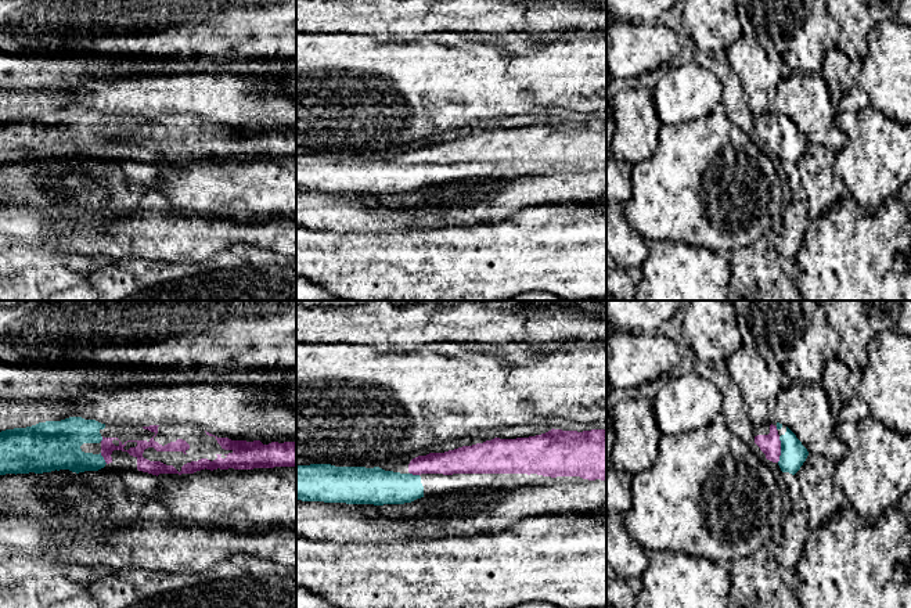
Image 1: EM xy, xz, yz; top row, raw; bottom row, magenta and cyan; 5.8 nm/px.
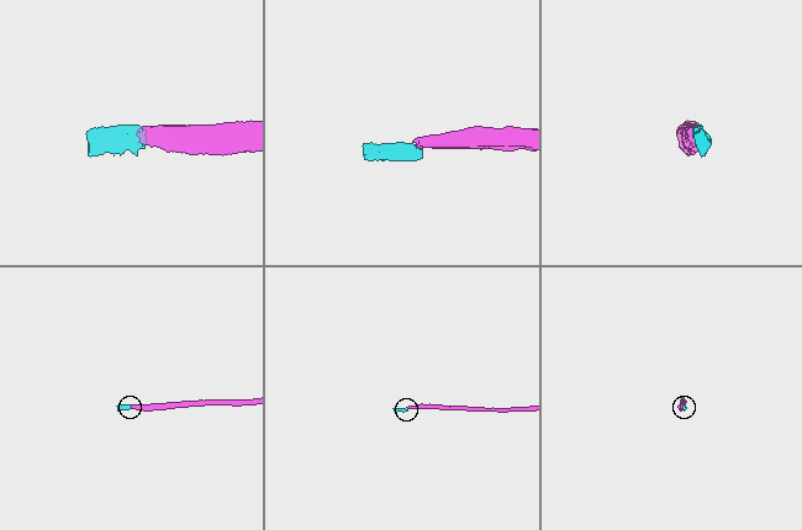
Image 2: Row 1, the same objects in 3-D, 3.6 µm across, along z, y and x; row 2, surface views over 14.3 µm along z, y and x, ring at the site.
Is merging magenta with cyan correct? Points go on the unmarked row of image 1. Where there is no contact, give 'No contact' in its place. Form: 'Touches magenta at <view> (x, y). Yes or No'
Touches magenta at yz (780, 139). Yes

